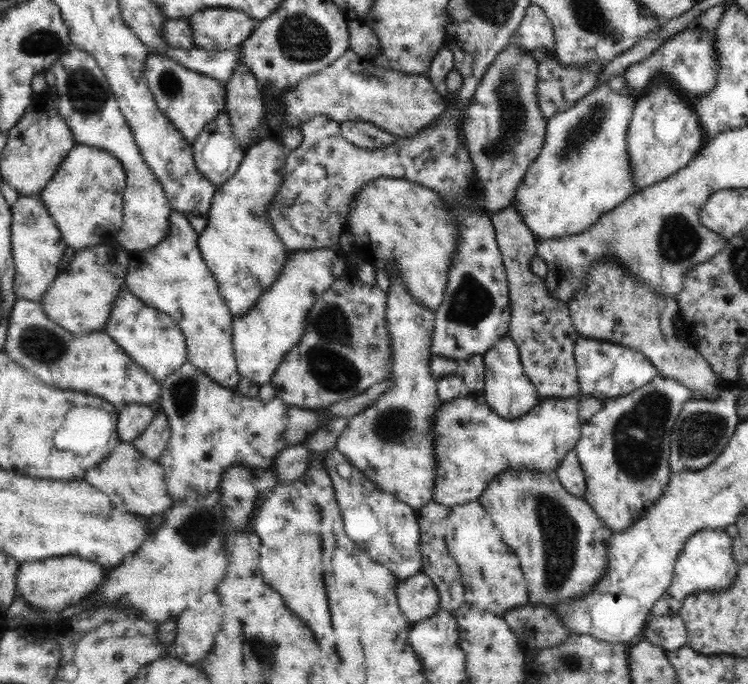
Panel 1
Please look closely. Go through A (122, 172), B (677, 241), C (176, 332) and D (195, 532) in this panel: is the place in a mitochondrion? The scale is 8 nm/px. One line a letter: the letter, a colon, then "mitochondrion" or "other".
A: other
B: mitochondrion
C: other
D: mitochondrion

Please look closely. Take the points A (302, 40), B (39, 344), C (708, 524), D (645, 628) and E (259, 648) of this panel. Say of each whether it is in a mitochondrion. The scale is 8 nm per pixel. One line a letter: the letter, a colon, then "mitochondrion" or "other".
A: mitochondrion
B: mitochondrion
C: other
D: other
E: mitochondrion

